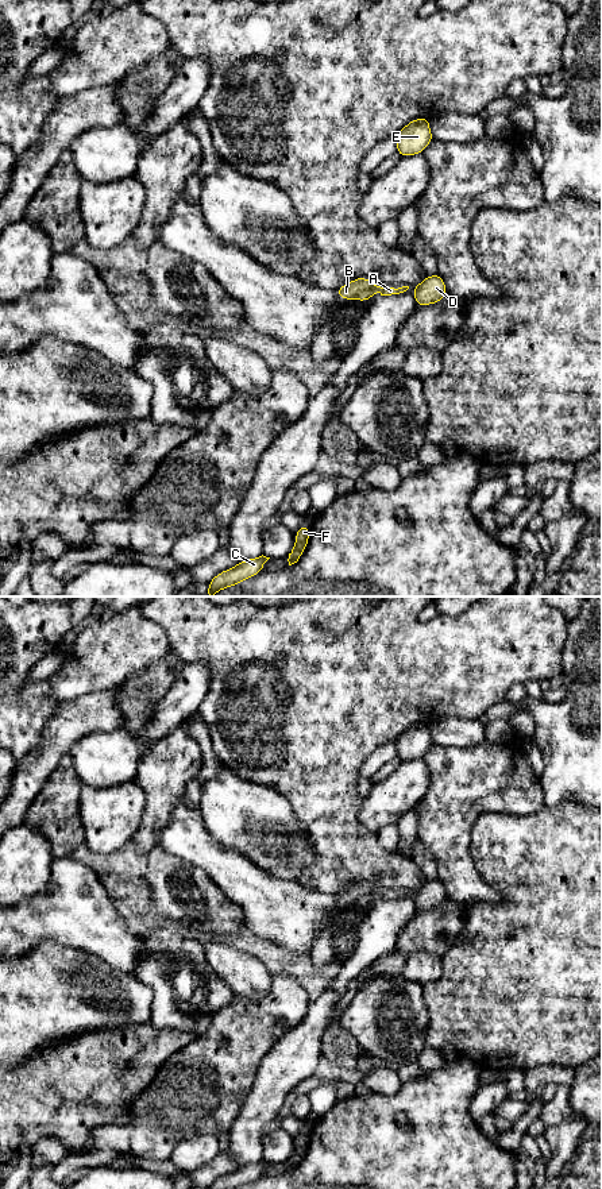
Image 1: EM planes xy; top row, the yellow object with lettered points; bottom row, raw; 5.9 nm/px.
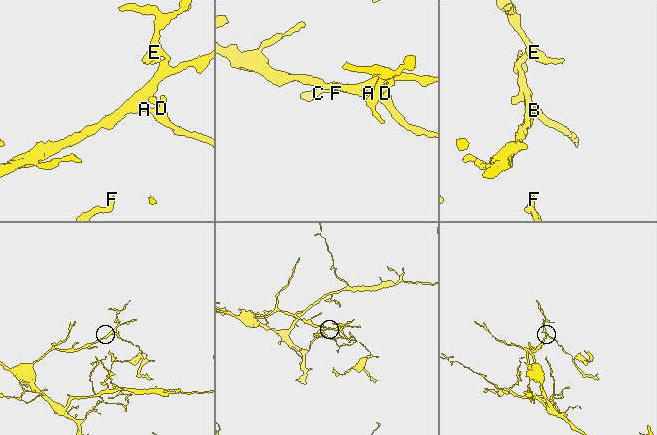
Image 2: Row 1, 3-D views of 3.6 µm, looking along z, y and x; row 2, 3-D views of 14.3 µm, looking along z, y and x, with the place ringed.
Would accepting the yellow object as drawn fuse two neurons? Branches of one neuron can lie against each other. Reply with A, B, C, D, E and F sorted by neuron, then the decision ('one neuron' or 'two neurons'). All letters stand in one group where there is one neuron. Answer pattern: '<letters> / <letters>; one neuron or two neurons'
A D / B C E F; two neurons

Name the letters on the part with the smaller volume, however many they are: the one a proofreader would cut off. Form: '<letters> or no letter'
A, D

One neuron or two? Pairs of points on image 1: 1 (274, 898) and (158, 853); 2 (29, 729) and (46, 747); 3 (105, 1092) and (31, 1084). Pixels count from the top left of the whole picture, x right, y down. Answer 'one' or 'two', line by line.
1: two
2: two
3: one

